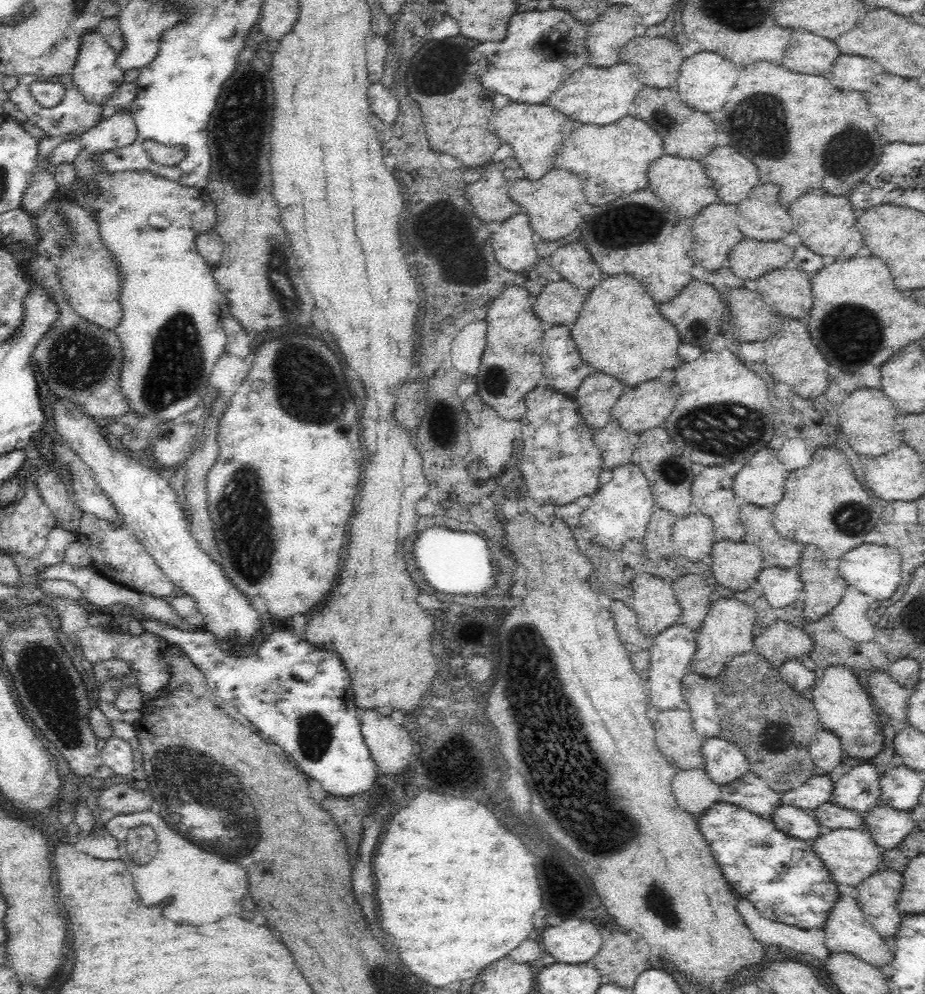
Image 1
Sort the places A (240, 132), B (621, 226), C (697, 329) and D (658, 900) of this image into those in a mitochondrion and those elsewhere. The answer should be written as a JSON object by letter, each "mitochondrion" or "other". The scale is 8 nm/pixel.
{"A":"mitochondrion","B":"mitochondrion","C":"other","D":"mitochondrion"}

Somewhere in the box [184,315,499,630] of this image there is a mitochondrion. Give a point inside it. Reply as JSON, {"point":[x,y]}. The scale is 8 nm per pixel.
{"point":[245,526]}

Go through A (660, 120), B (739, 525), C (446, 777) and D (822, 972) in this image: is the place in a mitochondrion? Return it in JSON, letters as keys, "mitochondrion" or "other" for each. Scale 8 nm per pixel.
{"A":"other","B":"other","C":"other","D":"other"}

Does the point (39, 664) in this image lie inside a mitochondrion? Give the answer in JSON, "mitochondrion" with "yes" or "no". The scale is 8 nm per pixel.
{"mitochondrion":"yes"}

